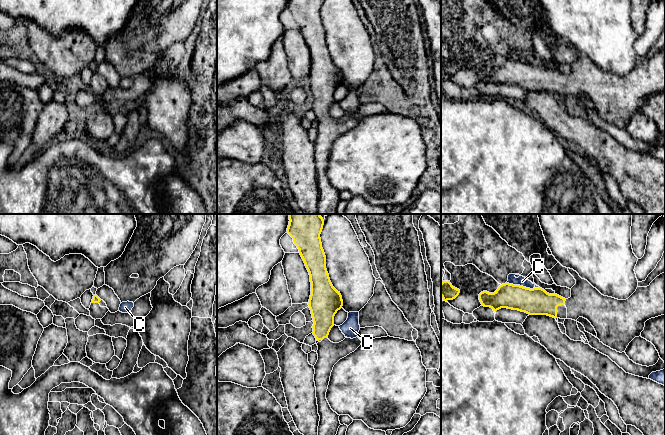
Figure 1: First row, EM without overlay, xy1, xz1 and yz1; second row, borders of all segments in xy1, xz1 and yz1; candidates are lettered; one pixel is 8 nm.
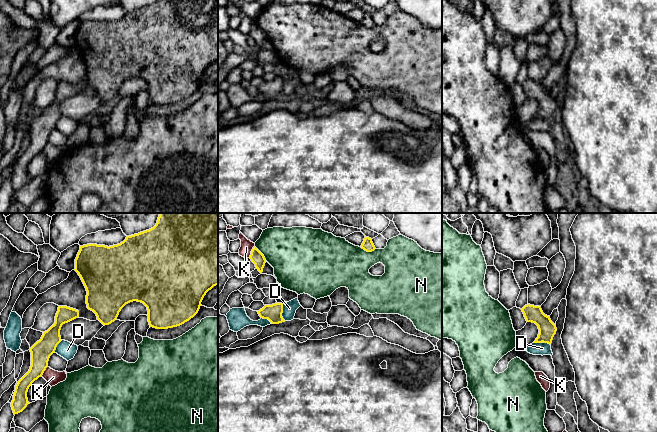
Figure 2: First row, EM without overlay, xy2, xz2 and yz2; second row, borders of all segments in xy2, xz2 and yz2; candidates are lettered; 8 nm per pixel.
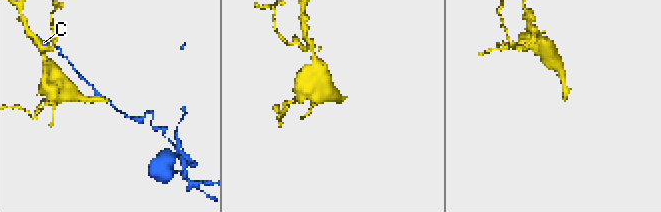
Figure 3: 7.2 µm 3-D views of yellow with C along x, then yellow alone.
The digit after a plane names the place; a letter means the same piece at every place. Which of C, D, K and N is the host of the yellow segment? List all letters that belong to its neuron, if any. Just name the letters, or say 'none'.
none

